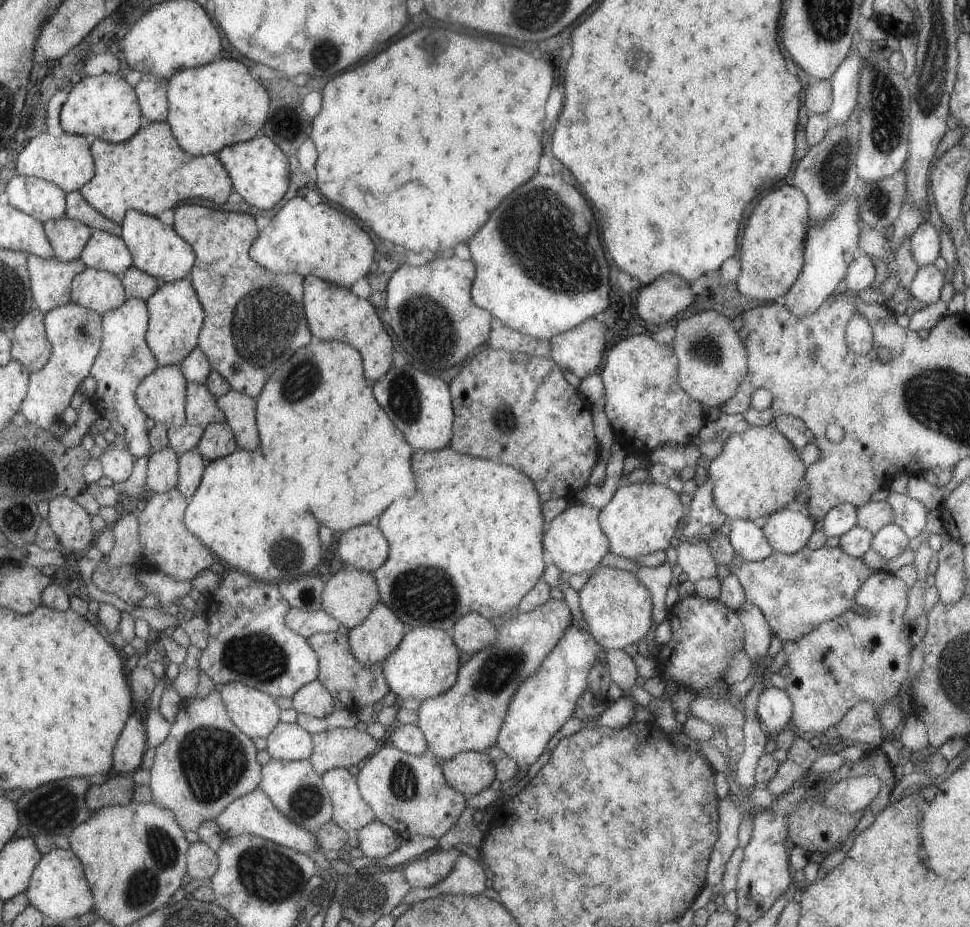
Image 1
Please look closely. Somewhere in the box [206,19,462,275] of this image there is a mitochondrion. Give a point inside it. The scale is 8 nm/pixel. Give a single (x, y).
(327, 53)

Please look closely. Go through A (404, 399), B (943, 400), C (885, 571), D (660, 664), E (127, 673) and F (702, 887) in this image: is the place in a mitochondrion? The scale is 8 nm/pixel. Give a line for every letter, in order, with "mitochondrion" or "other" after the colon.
A: mitochondrion
B: mitochondrion
C: other
D: other
E: other
F: other

